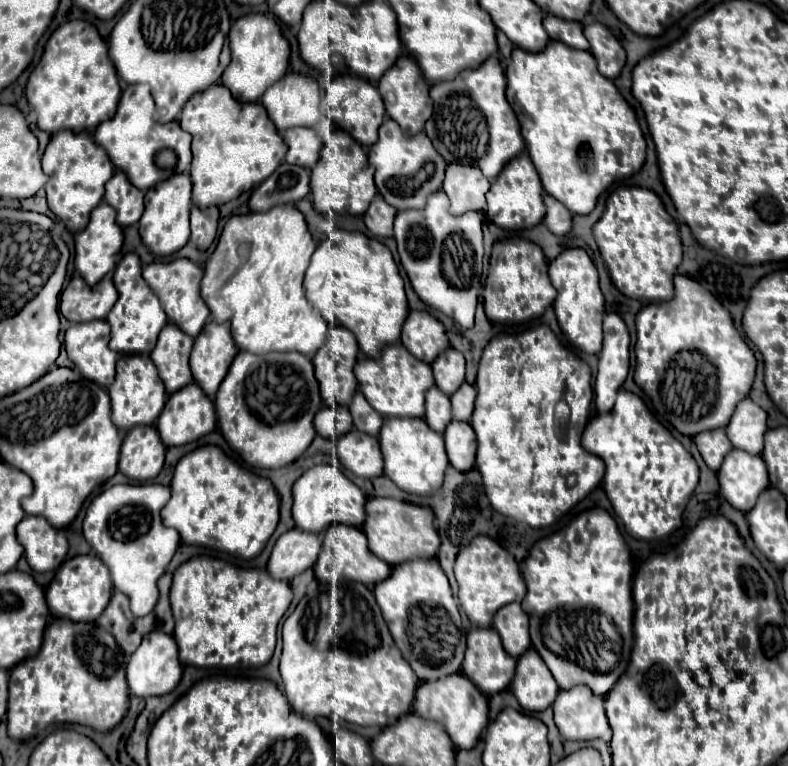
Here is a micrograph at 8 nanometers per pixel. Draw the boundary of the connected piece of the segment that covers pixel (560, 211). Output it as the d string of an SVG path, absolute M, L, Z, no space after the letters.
M544 193L544 205L546 205L544 225L554 235L566 235L572 229L572 213L558 199L554 199L548 193Z

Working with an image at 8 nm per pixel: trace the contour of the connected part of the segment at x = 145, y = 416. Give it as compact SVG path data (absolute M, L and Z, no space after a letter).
M120 355L116 363L116 379L108 389L112 399L112 423L118 429L130 431L136 425L154 425L164 403L166 403L166 387L156 371L156 365L148 355Z

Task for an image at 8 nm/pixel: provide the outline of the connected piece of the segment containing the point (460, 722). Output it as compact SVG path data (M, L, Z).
M448 675L438 681L422 683L416 691L414 711L424 717L444 725L456 749L472 749L488 723L488 699L486 695L464 675Z

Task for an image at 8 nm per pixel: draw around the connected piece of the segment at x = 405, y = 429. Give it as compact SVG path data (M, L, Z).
M384 419L378 439L384 455L384 475L390 477L400 489L430 495L442 485L444 471L448 467L444 437L432 431L424 419Z

